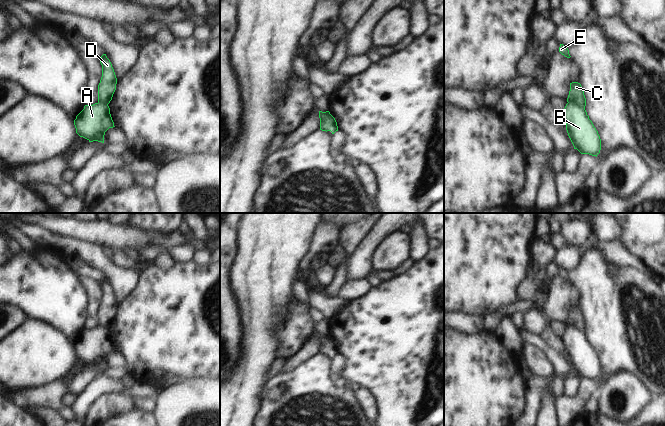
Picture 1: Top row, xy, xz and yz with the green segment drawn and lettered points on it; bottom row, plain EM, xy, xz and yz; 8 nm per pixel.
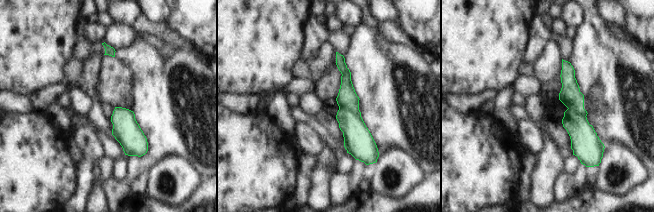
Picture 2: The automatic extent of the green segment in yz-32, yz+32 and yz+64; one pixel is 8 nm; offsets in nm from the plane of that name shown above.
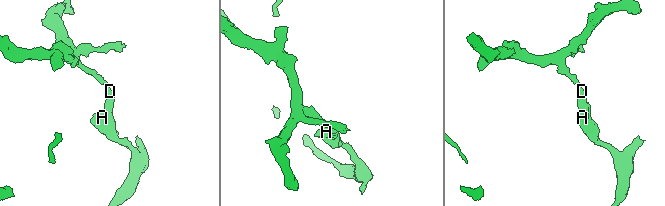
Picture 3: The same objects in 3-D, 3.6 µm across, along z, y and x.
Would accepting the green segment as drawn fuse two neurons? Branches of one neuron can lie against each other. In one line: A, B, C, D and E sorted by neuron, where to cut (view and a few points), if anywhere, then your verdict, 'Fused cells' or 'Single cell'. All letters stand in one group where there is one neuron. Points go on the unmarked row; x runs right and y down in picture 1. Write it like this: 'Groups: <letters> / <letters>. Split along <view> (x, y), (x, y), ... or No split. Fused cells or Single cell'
Groups: A B / C D E. Split along yz (568, 326), (573, 326), (584, 332). Fused cells

